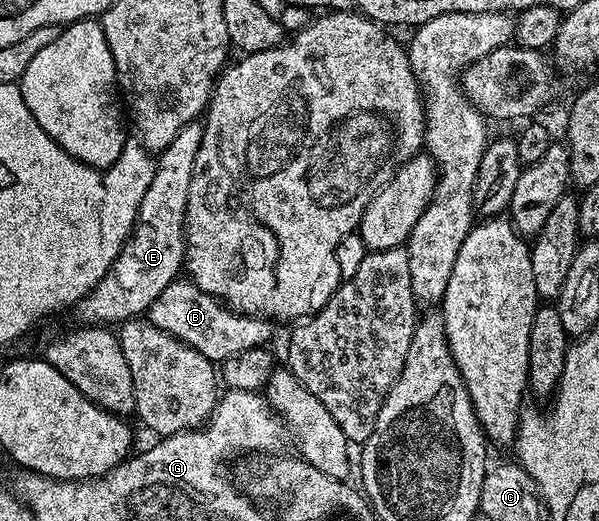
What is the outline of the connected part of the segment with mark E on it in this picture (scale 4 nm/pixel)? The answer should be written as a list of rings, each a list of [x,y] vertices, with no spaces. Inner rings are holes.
[[[200,120],[187,123],[156,158],[157,170],[151,187],[147,187],[147,195],[143,195],[143,203],[139,203],[137,221],[128,241],[113,260],[107,275],[76,303],[75,312],[82,326],[117,327],[140,318],[148,314],[151,303],[163,295],[163,287],[178,280],[185,264],[185,212],[191,175],[195,171],[195,155],[199,155],[204,130]]]

